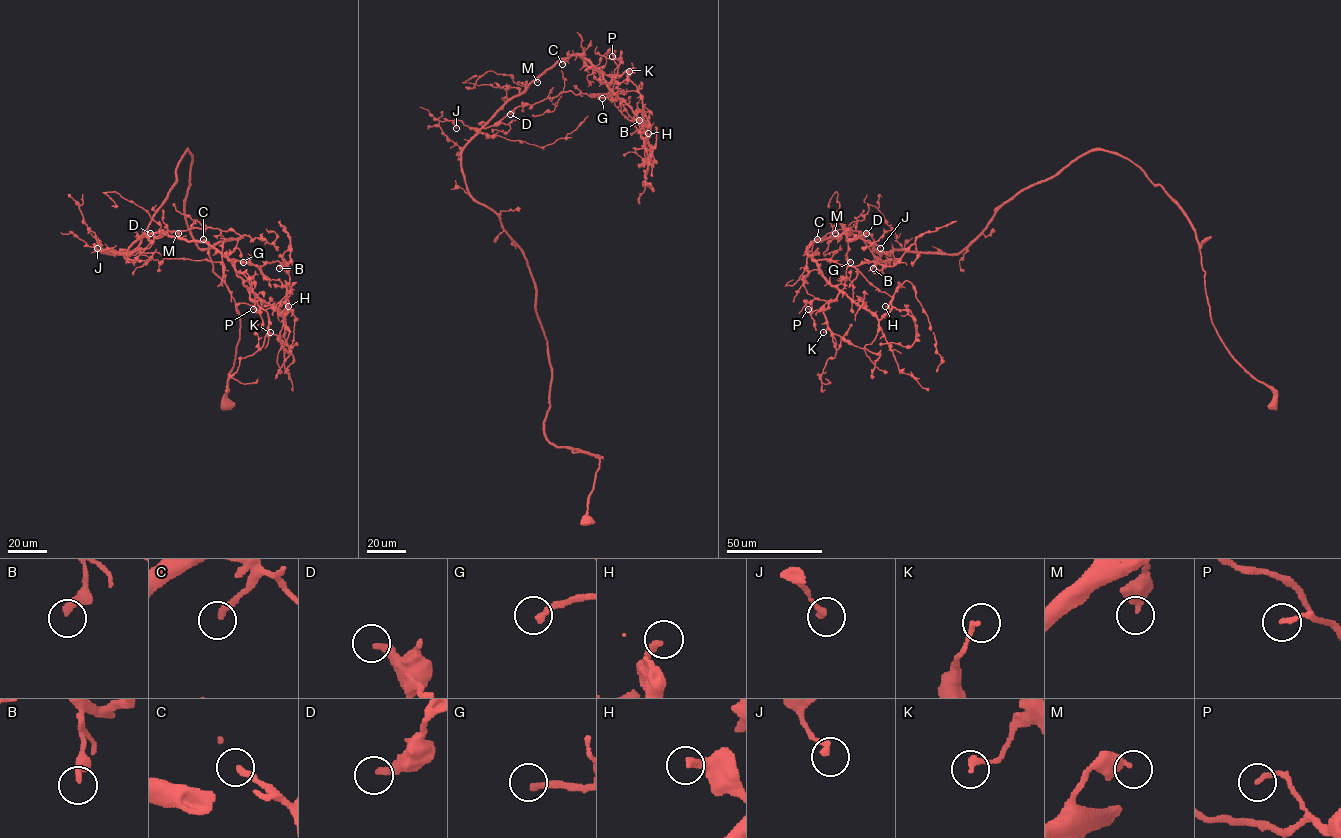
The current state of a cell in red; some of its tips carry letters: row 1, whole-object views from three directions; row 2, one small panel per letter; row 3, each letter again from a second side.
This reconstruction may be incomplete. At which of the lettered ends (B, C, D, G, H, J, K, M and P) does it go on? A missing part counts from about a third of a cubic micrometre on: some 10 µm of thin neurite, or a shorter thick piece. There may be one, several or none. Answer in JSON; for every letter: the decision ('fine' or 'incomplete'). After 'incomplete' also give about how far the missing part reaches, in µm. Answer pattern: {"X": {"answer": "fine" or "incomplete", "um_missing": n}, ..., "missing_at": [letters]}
{"B": {"answer": "fine"}, "C": {"answer": "fine"}, "D": {"answer": "fine"}, "G": {"answer": "incomplete", "um_missing": 15}, "H": {"answer": "fine"}, "J": {"answer": "fine"}, "K": {"answer": "fine"}, "M": {"answer": "fine"}, "P": {"answer": "fine"}, "missing_at": ["G"]}

